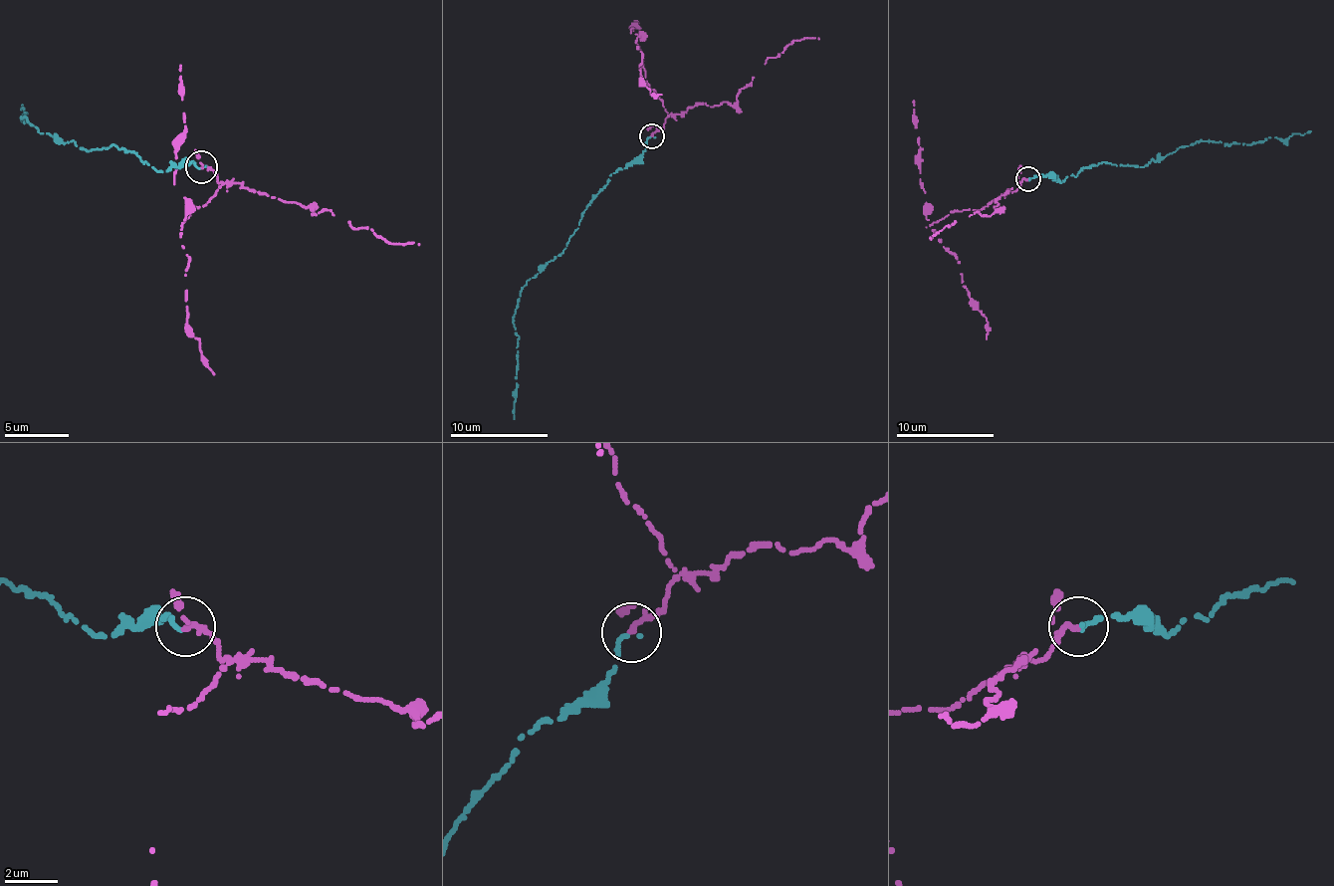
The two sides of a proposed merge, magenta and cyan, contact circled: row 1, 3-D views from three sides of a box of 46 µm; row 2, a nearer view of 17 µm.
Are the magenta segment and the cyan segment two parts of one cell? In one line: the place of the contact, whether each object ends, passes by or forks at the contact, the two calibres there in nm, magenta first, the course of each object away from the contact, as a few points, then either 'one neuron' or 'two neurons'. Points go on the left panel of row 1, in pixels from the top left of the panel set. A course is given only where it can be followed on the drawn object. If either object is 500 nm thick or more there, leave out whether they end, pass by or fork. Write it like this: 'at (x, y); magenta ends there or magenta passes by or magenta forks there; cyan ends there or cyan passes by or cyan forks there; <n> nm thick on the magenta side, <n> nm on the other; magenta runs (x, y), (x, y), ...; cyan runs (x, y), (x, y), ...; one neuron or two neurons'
at (201, 166); magenta passes by; cyan ends there; 170 nm thick on the magenta side, 200 nm on the other; magenta runs (200, 166), (223, 185), (191, 207), (181, 227), (187, 256), (187, 330), (200, 348), (200, 361), (213, 374); cyan runs (200, 169), (194, 162), (155, 169), (111, 146), (86, 150), (41, 134), (21, 117), (28, 121), (21, 106); one neuron

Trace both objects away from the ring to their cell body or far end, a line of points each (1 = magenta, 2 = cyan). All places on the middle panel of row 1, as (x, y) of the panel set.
1: (651, 136), (663, 126), (668, 111), (648, 85), (636, 41), (641, 51), (641, 80), (651, 95), (661, 95)
2: (651, 136), (646, 149), (616, 171), (582, 213), (562, 252), (521, 289), (513, 316), (518, 362), (513, 419)

